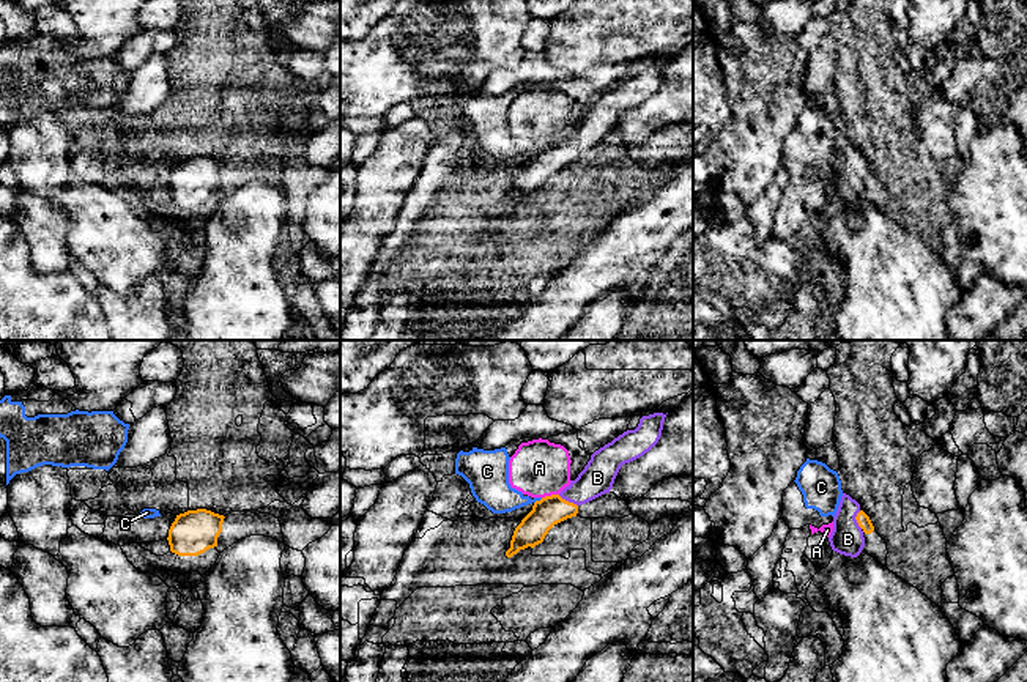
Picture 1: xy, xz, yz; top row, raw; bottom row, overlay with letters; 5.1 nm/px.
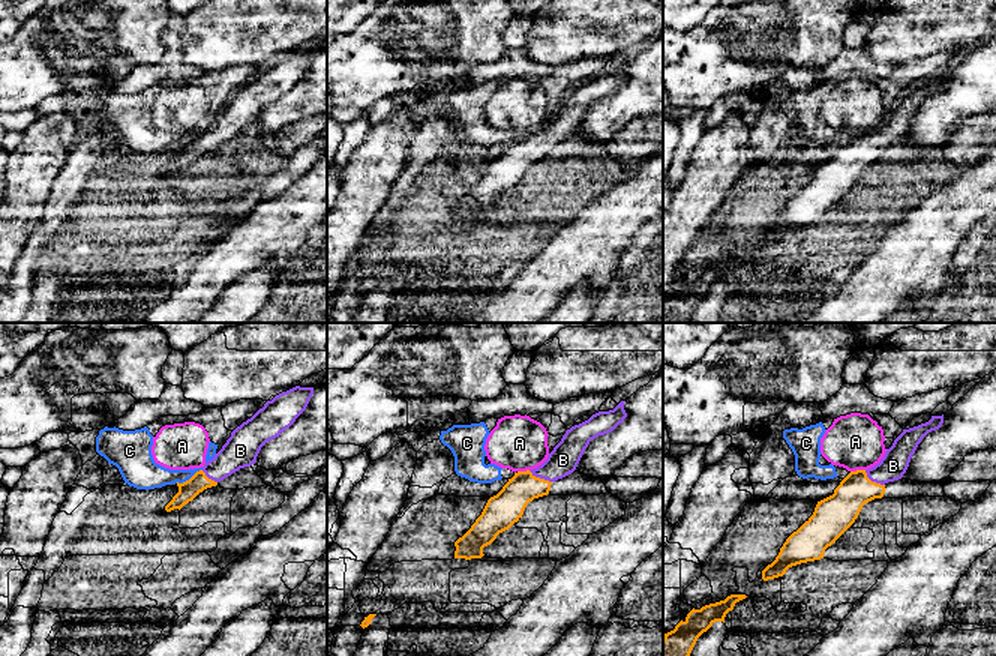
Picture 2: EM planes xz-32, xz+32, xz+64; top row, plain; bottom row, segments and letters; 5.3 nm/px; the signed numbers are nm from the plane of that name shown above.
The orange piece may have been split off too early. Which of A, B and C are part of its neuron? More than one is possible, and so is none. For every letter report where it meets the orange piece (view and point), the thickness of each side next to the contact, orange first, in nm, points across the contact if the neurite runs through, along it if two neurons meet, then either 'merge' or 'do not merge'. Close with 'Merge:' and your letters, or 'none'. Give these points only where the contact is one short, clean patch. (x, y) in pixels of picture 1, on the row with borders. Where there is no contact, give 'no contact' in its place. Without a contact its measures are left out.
A: xz (552, 495) | 150/300 nm | along xz (558, 493), (542, 498) | do not merge
B: xz (567, 501) | 150/170 nm | across xz (550, 511), (567, 501), (597, 478) | merge
C: xz (537, 501) | 150/190 nm | along xz (542, 498), (534, 503) | do not merge
Merge: B

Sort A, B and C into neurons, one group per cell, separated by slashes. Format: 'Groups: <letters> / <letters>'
Groups: A C / B

